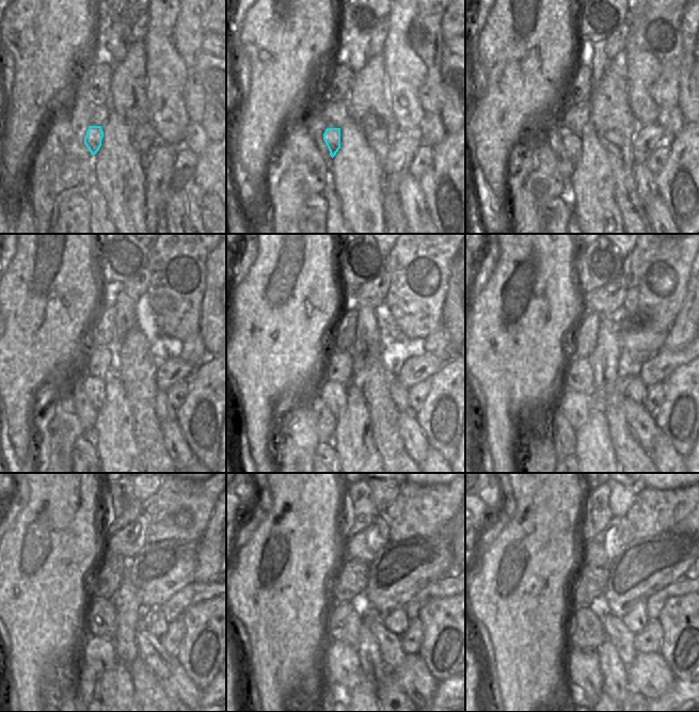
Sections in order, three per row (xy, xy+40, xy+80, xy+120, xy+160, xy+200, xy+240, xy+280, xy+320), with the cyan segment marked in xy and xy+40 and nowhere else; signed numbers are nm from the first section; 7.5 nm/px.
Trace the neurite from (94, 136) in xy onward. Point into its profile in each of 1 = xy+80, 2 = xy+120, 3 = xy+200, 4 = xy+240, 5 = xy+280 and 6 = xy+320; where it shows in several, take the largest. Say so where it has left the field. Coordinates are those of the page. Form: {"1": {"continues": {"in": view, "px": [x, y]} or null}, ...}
{"1": {"continues": {"in": "xy+80", "px": [572, 142]}}, "2": {"continues": {"in": "xy+120", "px": [95, 388]}}, "3": {"continues": {"in": "xy+200", "px": [576, 407]}}, "4": {"continues": {"in": "xy+240", "px": [97, 653]}}, "5": {"continues": {"in": "xy+280", "px": [342, 665]}}, "6": {"continues": {"in": "xy+320", "px": [584, 671]}}}

